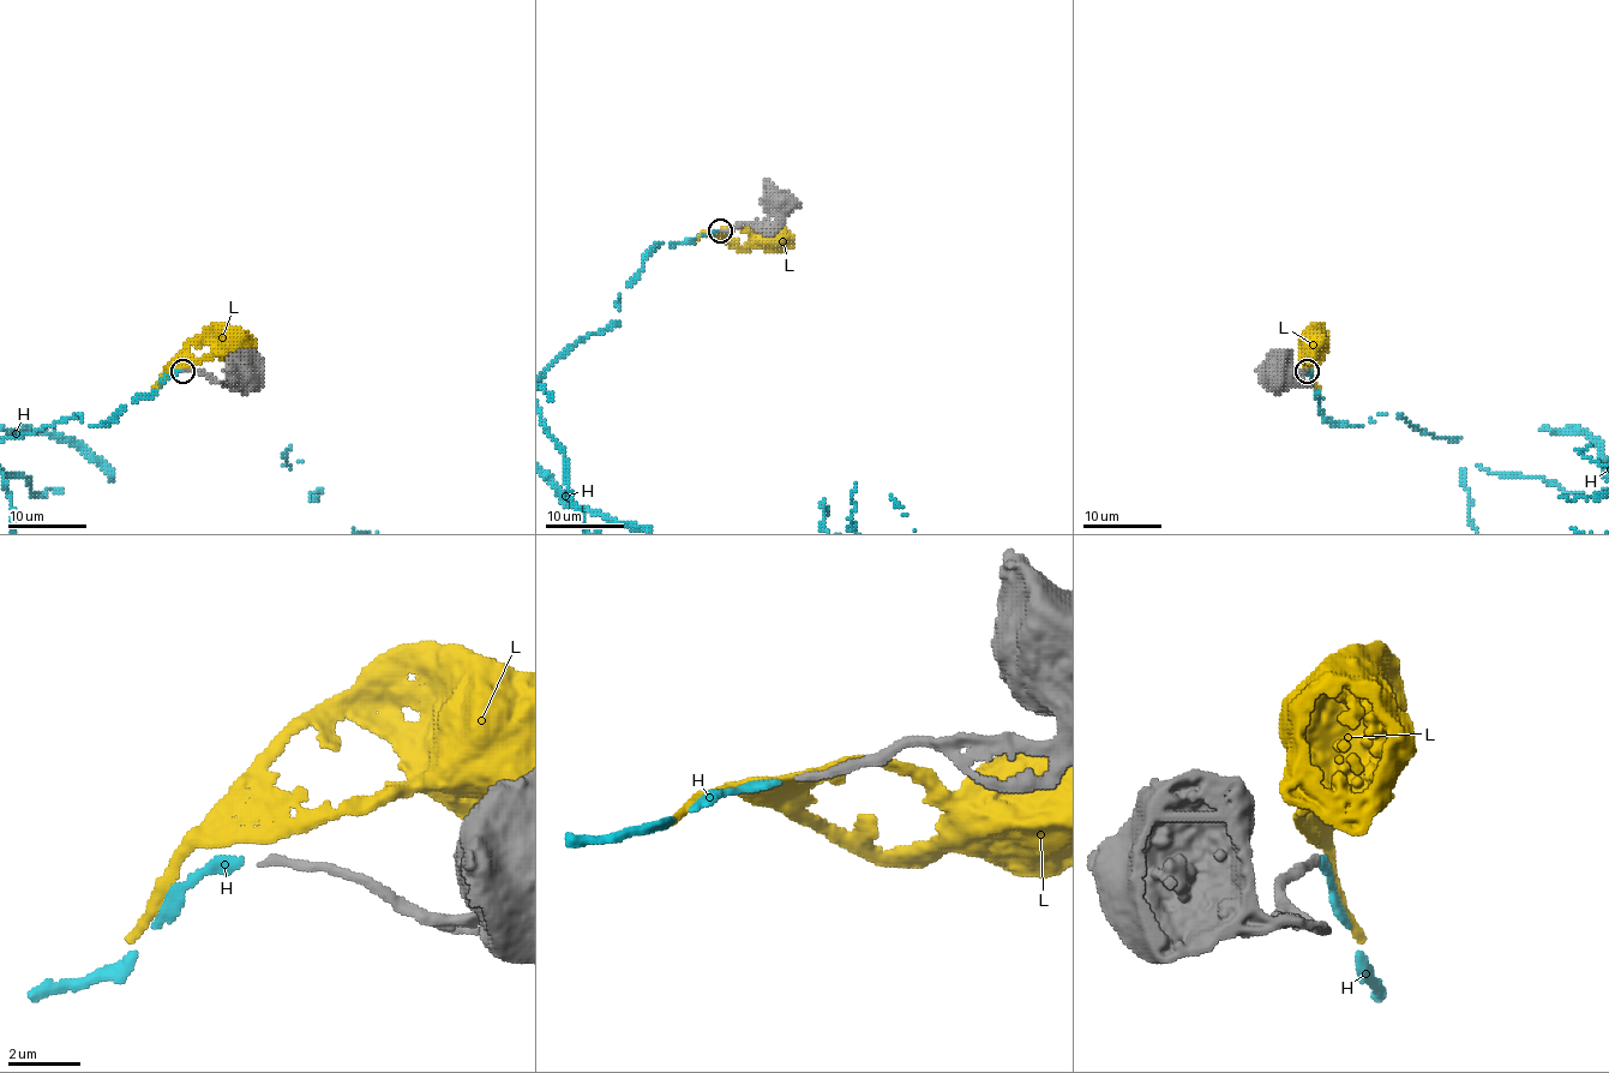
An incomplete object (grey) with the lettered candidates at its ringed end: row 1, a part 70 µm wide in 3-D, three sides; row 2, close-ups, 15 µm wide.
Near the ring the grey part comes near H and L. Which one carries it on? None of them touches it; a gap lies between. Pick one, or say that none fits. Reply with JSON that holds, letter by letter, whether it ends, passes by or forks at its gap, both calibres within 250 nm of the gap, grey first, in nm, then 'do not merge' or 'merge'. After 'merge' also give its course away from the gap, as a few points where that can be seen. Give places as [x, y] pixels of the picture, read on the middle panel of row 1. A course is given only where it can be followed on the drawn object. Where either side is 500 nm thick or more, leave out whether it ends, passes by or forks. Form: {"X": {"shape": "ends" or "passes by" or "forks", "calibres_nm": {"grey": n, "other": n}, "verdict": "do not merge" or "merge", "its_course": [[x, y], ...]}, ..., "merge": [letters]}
{"H": {"shape": "ends", "calibres_nm": {"grey": 200, "other": 280}, "verdict": "merge"}, "L": {"shape": "ends", "calibres_nm": {"grey": 200, "other": 420}, "verdict": "do not merge"}, "merge": ["H"]}

